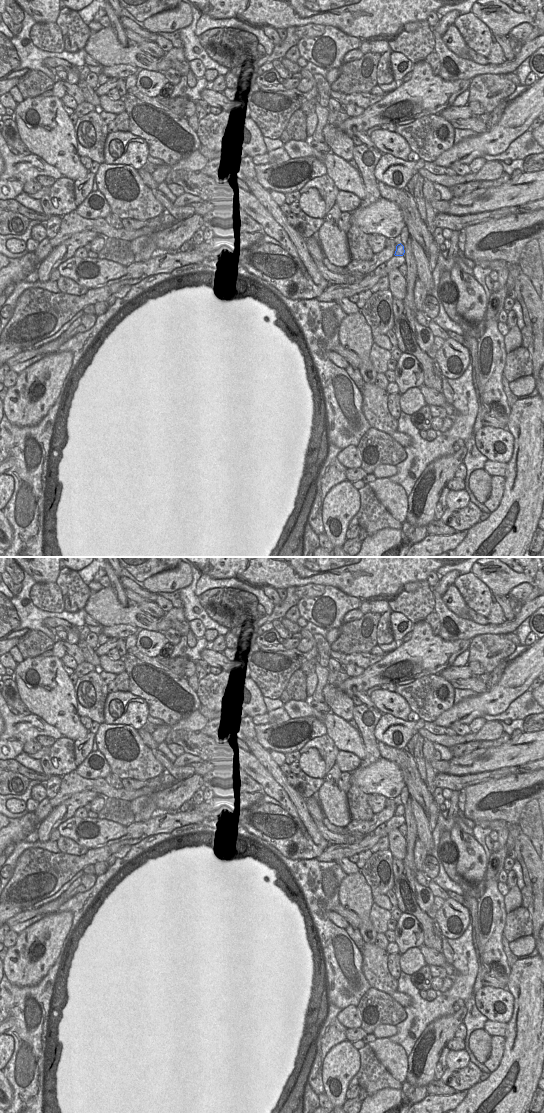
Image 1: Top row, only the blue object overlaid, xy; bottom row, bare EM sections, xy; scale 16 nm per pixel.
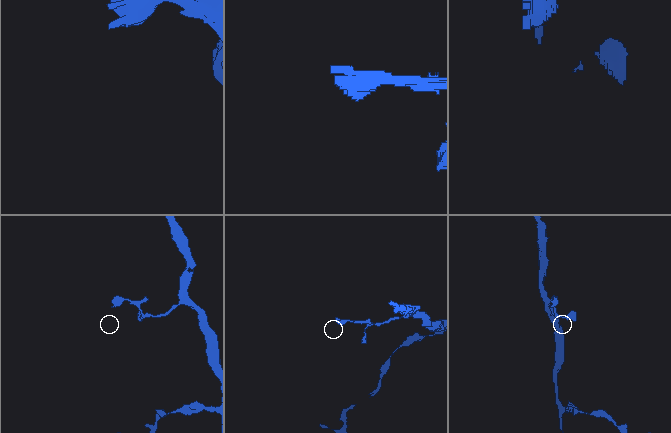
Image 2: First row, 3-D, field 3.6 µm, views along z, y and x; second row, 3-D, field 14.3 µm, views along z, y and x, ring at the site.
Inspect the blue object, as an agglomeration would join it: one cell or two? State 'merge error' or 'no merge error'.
no merge error

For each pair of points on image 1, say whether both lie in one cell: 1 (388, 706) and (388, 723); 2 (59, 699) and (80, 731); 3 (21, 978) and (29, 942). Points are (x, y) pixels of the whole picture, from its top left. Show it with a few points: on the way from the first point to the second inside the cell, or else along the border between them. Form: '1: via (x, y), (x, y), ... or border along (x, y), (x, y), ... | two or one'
1: border along (383, 713), (389, 713), (407, 721) | two
2: via (59, 707), (72, 723) | one
3: via (21, 969), (28, 961), (28, 951) | one

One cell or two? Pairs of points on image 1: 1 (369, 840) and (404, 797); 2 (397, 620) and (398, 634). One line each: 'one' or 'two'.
1: two
2: one

